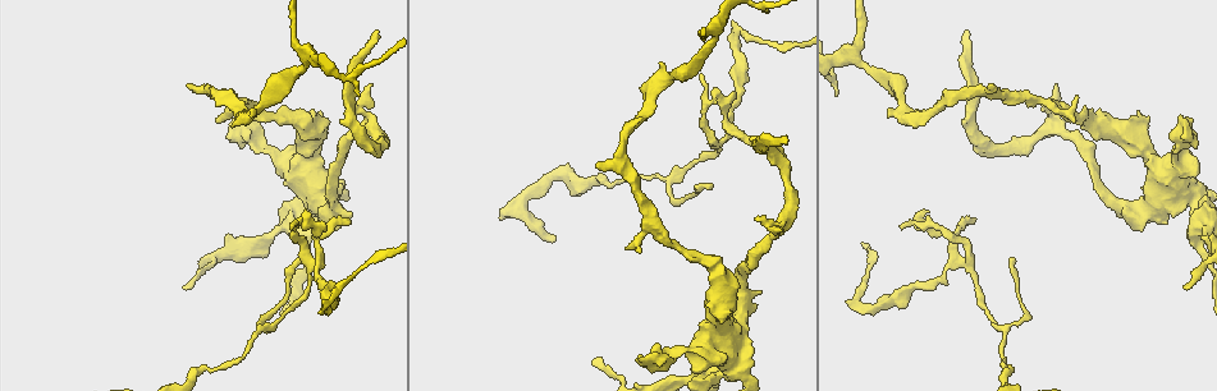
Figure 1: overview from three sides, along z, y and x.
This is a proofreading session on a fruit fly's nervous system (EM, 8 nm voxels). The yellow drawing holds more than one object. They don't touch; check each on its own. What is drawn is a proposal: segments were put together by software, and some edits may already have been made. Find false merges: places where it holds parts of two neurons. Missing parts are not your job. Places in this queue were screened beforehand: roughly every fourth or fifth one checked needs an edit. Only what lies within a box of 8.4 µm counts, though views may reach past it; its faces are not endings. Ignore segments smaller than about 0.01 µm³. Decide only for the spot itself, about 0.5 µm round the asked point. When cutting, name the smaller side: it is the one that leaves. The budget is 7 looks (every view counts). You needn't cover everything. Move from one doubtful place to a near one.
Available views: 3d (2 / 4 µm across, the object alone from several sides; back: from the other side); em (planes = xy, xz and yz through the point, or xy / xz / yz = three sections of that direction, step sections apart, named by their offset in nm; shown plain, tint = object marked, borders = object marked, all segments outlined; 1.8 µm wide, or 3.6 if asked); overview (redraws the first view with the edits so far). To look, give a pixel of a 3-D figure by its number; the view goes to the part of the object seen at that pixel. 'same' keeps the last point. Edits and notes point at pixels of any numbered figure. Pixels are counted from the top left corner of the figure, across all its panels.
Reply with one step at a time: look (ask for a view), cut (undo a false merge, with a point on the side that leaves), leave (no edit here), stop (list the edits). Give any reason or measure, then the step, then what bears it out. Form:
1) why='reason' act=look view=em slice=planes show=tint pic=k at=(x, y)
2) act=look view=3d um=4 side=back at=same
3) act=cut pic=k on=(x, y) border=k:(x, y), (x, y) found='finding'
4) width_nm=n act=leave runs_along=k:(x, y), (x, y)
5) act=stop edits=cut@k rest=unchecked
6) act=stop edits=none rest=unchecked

why='narrows sharply' act=look view=em slice=xz step=8 show=tint pic=1 at=(370, 129)

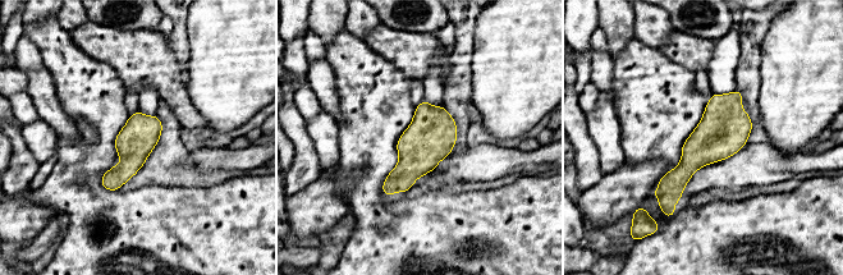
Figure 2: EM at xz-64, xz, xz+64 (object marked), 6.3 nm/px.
why='another direction' act=look view=em slice=planes show=borders at=same

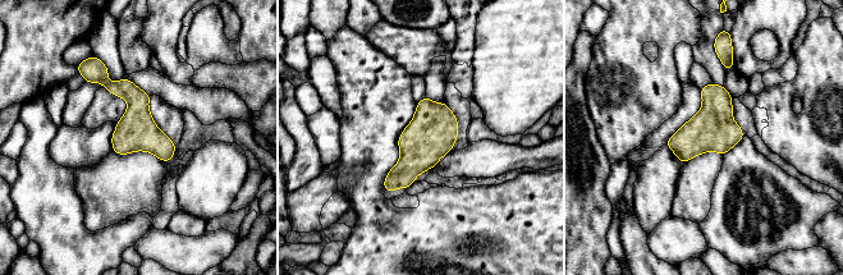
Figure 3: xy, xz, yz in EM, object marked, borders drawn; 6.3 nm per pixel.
act=leave runs_along=3:(95, 73), (137, 104), (137, 124), (166, 157) found='all the same neuron'

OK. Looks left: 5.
why='thin neck' act=look view=3d um=2 pic=1 at=(717, 33)

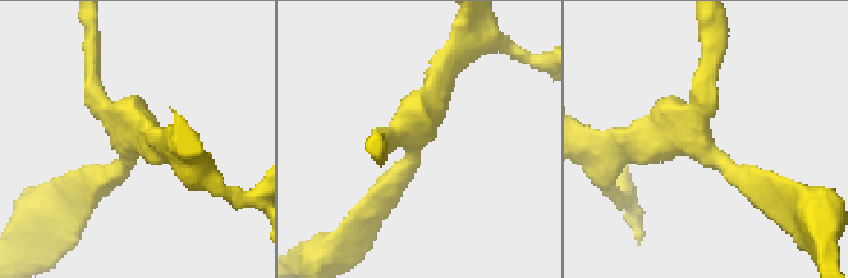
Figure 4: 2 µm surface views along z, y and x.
arms=3 why='now the EM' act=look view=em slice=planes show=plain pic=4 at=(415, 135)

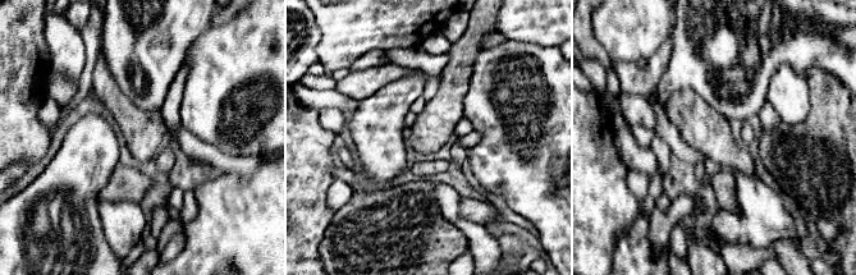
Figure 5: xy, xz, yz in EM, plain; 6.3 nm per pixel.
act=look view=em slice=planes show=tint at=same

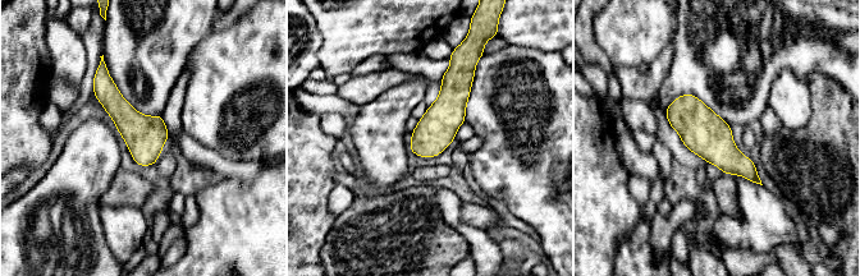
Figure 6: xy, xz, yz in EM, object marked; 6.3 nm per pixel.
act=leave found='continuous, no second neuron'

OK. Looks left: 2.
why='a fork' act=look view=3d um=2 pic=1 at=(1004, 328)

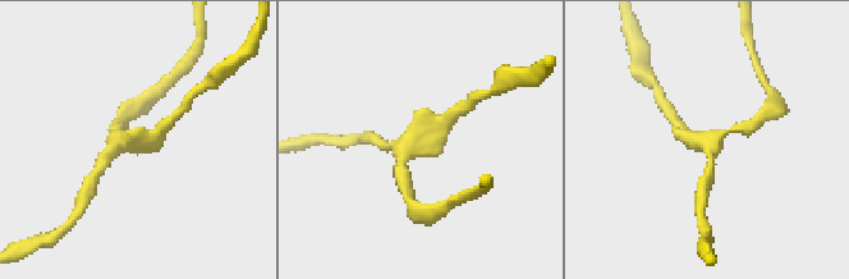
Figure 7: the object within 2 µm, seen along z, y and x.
arms=3 why='need the tissue' act=look view=em slice=planes show=borders pic=7 at=(114, 148)

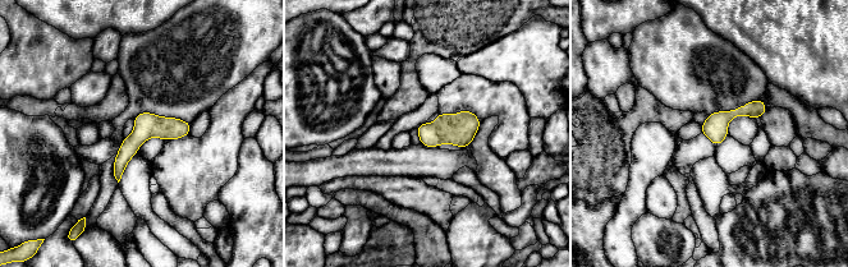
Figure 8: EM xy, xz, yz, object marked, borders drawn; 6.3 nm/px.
act=leave runs_along=8:(187, 125), (147, 128), (118, 175) found='continuous, no second neuron'

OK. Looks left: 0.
act=stop edits=none rest=unchecked

